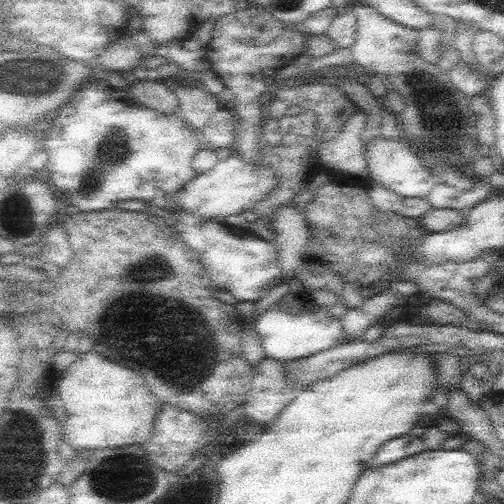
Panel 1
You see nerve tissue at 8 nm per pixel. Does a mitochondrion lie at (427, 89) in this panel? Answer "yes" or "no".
yes

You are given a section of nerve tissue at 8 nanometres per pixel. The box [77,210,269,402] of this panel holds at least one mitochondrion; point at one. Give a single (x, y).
(141, 300)

